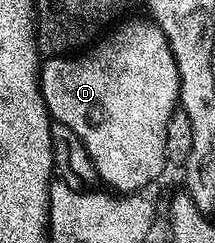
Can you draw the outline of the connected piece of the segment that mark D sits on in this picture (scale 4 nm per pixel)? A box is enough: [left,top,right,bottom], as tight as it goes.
[40,18,180,192]

